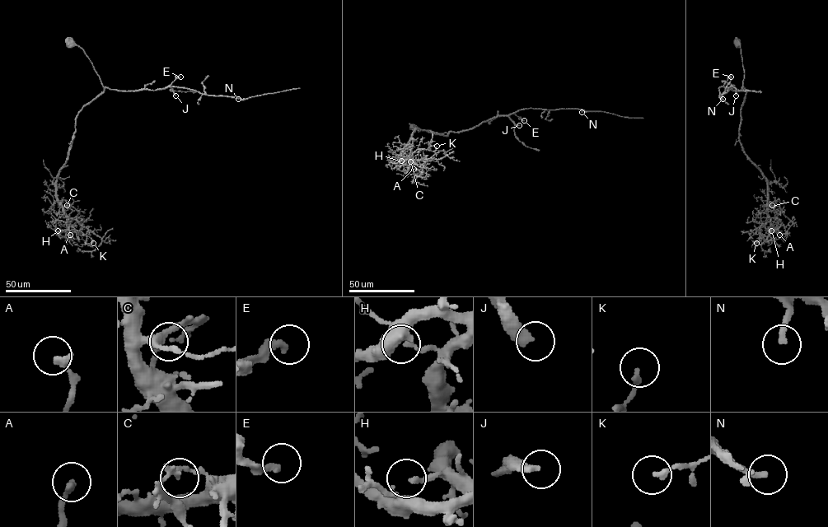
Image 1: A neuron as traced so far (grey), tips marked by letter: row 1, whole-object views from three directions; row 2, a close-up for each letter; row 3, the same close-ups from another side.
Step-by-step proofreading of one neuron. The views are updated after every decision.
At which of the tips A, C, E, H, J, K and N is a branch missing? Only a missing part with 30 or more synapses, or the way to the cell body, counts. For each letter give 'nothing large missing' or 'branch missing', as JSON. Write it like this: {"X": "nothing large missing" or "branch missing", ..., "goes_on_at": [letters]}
{"A": "nothing large missing", "C": "nothing large missing", "E": "branch missing", "H": "nothing large missing", "J": "branch missing", "K": "nothing large missing", "N": "branch missing", "goes_on_at": ["E", "J", "N"]}

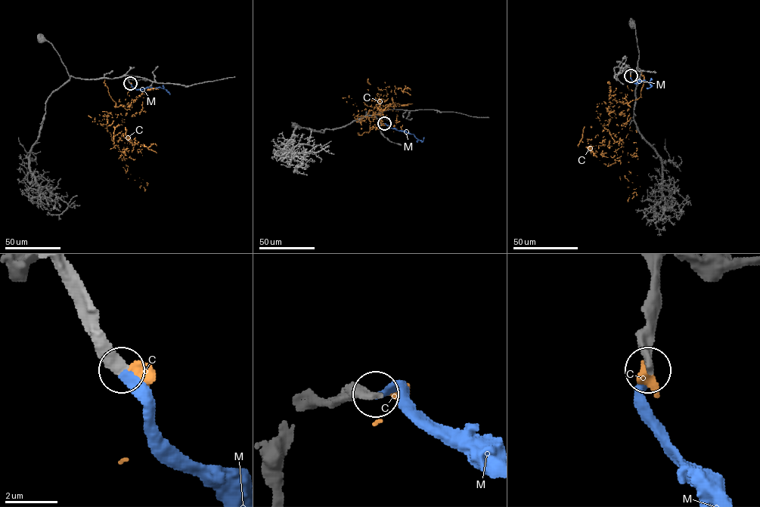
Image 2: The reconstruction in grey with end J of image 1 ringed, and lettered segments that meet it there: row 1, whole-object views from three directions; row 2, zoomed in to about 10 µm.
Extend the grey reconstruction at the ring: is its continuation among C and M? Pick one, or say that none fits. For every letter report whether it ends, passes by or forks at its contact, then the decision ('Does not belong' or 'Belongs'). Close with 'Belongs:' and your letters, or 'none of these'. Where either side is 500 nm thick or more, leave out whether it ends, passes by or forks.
C: It ends there. Does not belong
M: It ends there. Belongs
Belongs: M

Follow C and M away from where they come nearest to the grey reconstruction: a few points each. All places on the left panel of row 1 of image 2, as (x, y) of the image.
C: (130, 83), (122, 104), (107, 112), (106, 125), (113, 146), (123, 153), (125, 173), (147, 185)
M: (130, 83), (136, 89), (160, 87), (170, 94)

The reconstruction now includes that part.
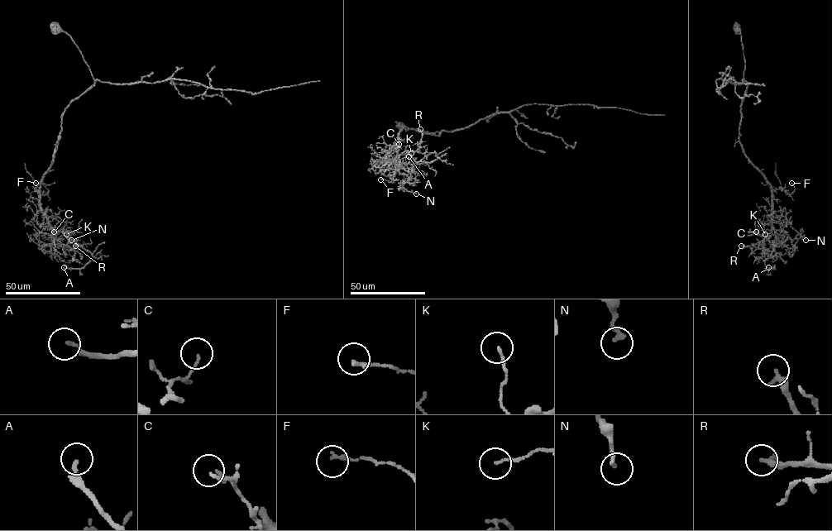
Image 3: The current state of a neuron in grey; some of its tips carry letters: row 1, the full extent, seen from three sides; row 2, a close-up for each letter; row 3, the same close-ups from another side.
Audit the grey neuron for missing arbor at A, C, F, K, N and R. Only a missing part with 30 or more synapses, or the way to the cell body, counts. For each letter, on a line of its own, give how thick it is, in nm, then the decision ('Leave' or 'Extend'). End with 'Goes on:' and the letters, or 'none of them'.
A: Thickness 180 nm. Leave
C: Thickness 110 nm. Leave
F: Thickness 160 nm. Leave
K: Thickness 120 nm. Leave
N: Thickness 200 nm. Leave
R: Thickness 280 nm. Leave
Goes on: none of them

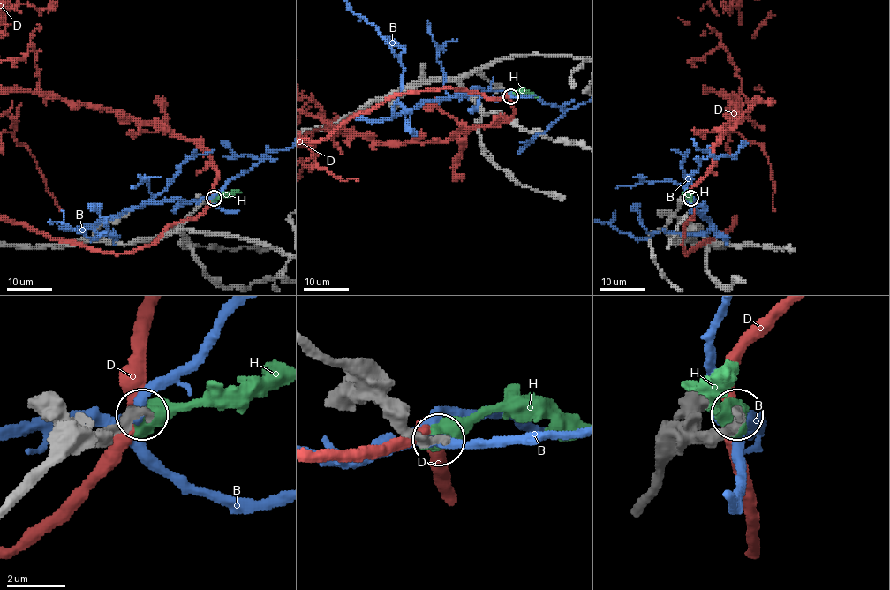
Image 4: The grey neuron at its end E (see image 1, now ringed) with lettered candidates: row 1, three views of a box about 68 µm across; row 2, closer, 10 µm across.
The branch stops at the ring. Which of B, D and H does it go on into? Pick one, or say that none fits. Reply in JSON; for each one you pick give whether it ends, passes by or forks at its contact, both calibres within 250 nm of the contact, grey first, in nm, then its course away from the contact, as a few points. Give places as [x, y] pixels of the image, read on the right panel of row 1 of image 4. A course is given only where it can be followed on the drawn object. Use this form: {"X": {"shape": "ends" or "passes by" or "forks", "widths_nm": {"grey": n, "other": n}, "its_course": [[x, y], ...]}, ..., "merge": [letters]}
{"H": {"shape": "ends", "widths_nm": {"grey": 400, "other": 750}}, "merge": ["H"]}

